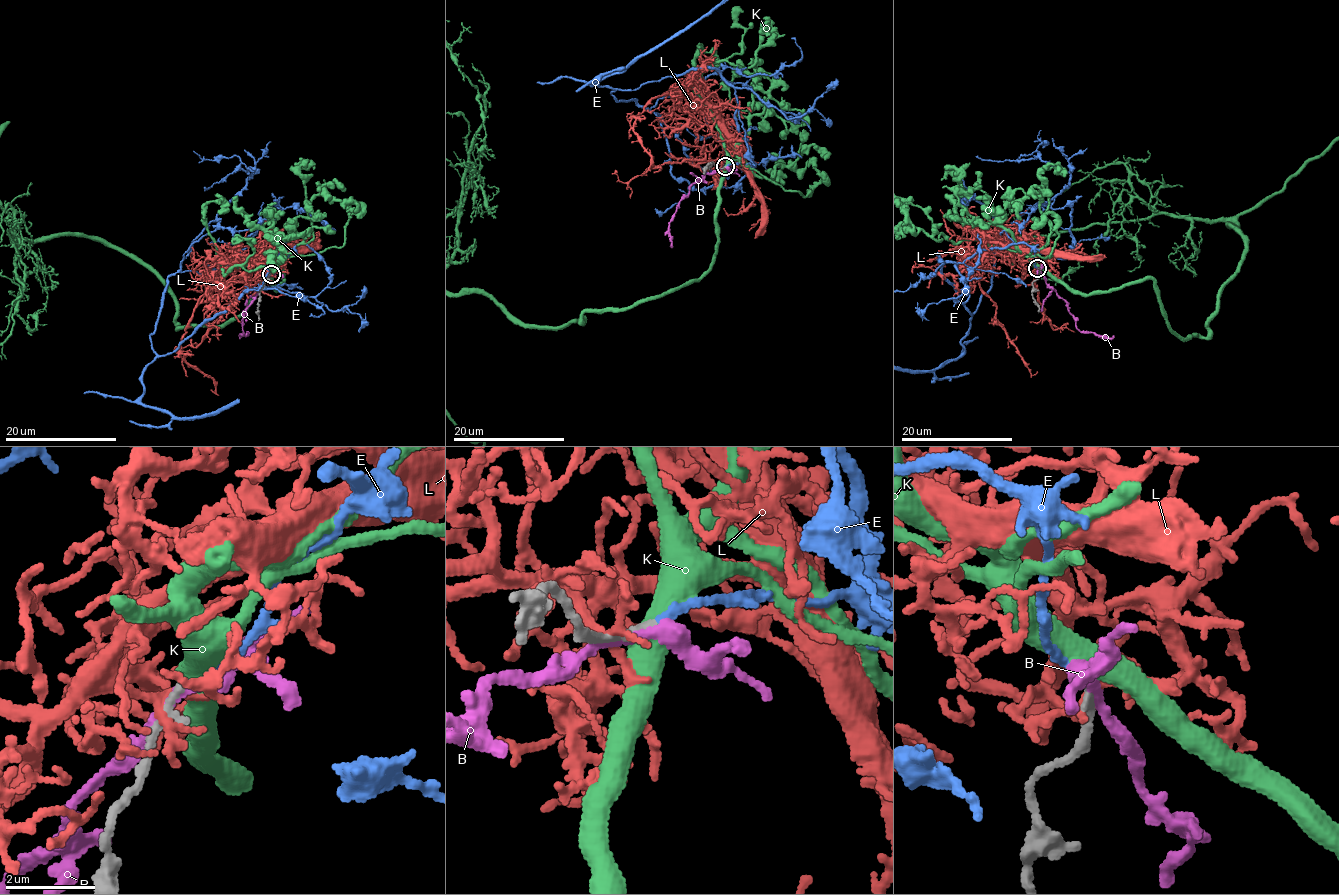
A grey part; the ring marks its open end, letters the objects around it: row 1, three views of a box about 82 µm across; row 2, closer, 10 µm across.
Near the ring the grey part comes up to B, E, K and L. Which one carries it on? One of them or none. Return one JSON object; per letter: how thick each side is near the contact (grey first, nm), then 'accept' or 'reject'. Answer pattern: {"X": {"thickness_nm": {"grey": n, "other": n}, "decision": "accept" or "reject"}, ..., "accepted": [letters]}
{"B": {"thickness_nm": {"grey": 240, "other": 190}, "decision": "reject"}, "E": {"thickness_nm": {"grey": 170, "other": 160}, "decision": "accept"}, "K": {"thickness_nm": {"grey": 190, "other": 480}, "decision": "reject"}, "L": {"thickness_nm": {"grey": 240, "other": 170}, "decision": "reject"}, "accepted": ["E"]}

